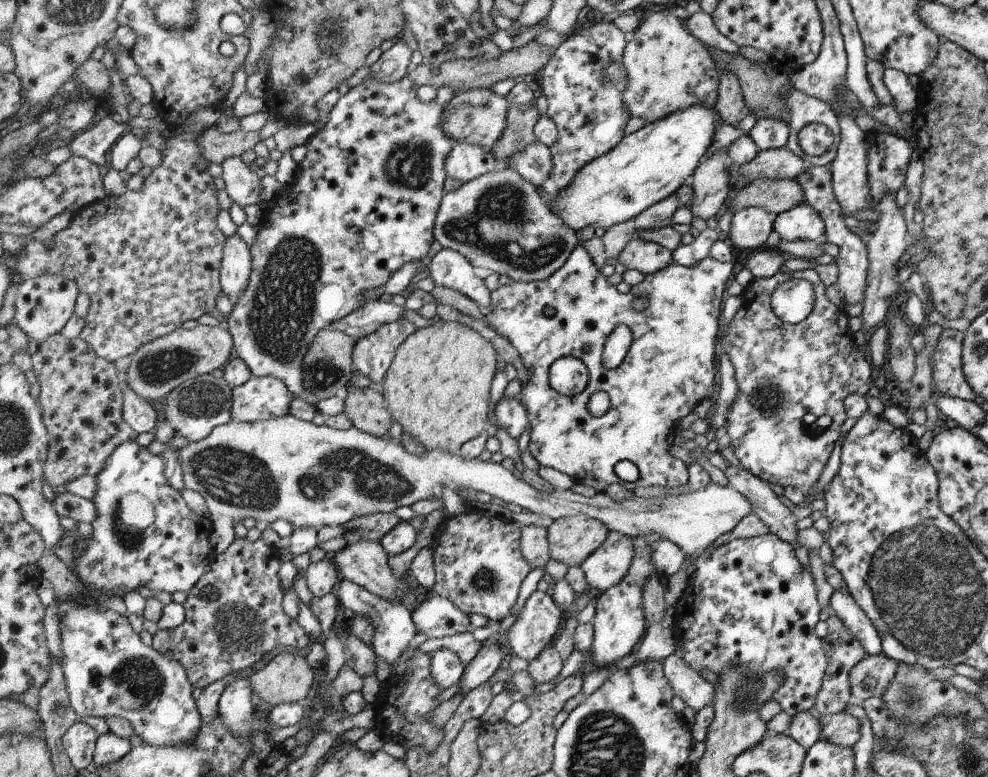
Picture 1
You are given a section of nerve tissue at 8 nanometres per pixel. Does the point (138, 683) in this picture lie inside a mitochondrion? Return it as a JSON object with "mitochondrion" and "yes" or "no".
{"mitochondrion":"yes"}

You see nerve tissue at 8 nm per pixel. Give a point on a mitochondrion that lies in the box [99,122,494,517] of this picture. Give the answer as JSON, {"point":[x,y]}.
{"point":[281,312]}

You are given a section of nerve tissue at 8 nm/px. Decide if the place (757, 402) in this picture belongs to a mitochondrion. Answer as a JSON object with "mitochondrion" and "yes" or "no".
{"mitochondrion":"yes"}

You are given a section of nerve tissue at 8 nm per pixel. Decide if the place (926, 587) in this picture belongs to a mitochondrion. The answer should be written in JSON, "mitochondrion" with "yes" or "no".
{"mitochondrion":"yes"}

